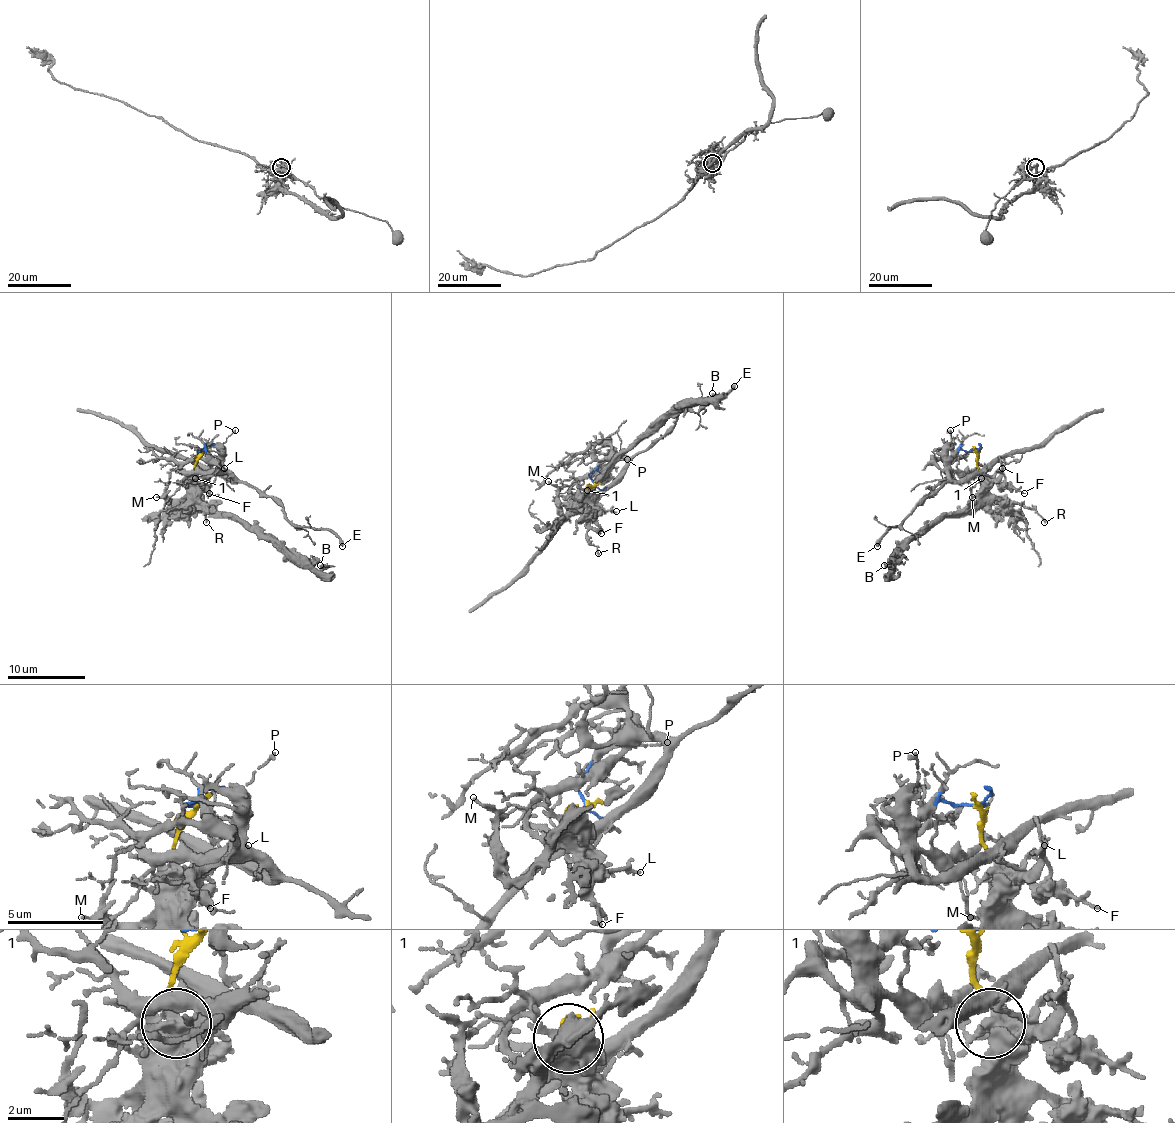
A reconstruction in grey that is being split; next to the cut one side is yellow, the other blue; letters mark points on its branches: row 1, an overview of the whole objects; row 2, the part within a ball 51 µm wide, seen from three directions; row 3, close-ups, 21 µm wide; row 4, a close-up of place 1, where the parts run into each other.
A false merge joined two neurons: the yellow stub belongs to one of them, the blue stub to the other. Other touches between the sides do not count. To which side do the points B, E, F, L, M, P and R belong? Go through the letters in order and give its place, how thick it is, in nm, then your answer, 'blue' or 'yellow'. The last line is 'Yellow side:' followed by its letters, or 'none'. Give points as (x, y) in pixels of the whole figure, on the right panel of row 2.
B: (884, 565) | 190 nm | yellow
E: (877, 546) | 360 nm | blue
F: (1024, 493) | 110 nm | yellow
L: (1002, 468) | 190 nm | yellow
M: (972, 497) | 130 nm | yellow
P: (950, 430) | 160 nm | blue
R: (1044, 522) | 130 nm | yellow
Yellow side: B, F, L, M, R

